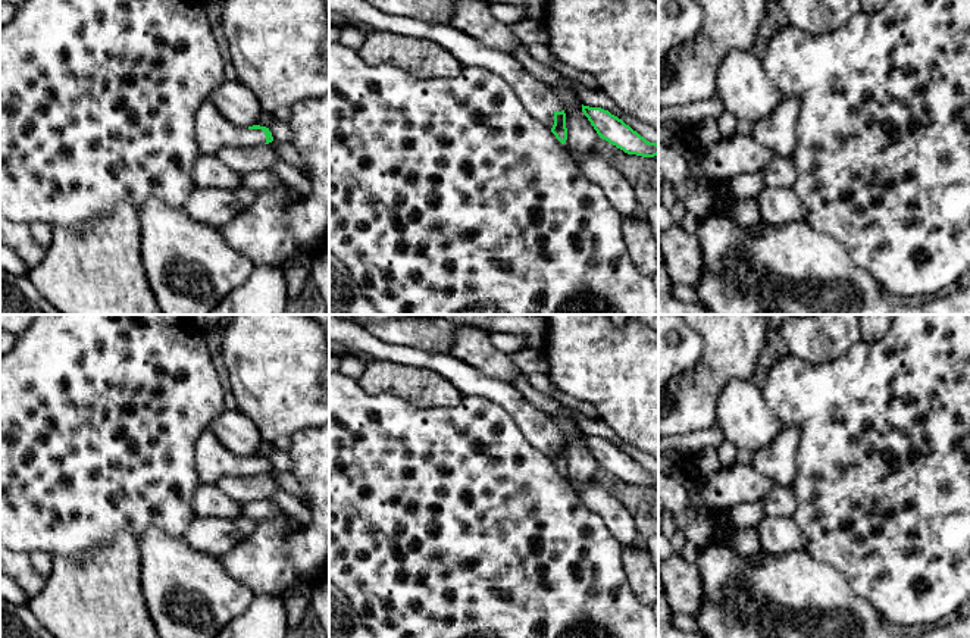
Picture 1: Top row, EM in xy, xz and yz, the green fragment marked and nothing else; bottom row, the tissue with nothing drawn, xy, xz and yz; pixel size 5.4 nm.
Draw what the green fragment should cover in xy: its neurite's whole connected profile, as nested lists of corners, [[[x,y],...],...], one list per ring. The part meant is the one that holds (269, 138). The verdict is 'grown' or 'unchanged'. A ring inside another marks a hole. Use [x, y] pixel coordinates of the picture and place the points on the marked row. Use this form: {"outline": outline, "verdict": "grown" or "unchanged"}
{"outline": [[[207,100],[195,113],[195,135],[201,154],[207,156],[216,156],[228,147],[254,147],[273,141],[269,128],[237,128]]], "verdict": "grown"}

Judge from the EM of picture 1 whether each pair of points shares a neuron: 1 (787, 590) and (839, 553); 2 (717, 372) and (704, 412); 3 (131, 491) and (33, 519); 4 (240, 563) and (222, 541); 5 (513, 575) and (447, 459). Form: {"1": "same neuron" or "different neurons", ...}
{"1": "different neurons", "2": "same neuron", "3": "same neuron", "4": "different neurons", "5": "same neuron"}

